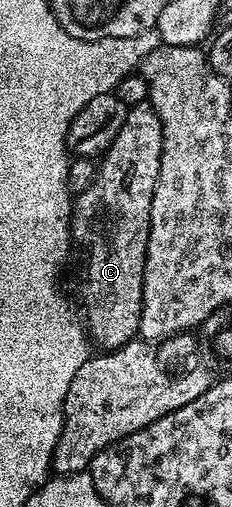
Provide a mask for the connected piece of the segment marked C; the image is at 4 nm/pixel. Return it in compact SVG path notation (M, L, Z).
M134 104L123 118L123 130L115 134L111 146L100 157L101 169L97 177L76 197L73 206L74 229L85 231L85 269L81 272L81 304L83 320L87 325L90 341L102 344L102 349L122 348L128 340L138 335L141 317L141 283L145 269L145 251L149 237L151 198L155 194L155 182L159 178L159 162L163 150L163 130L159 114L152 104Z

